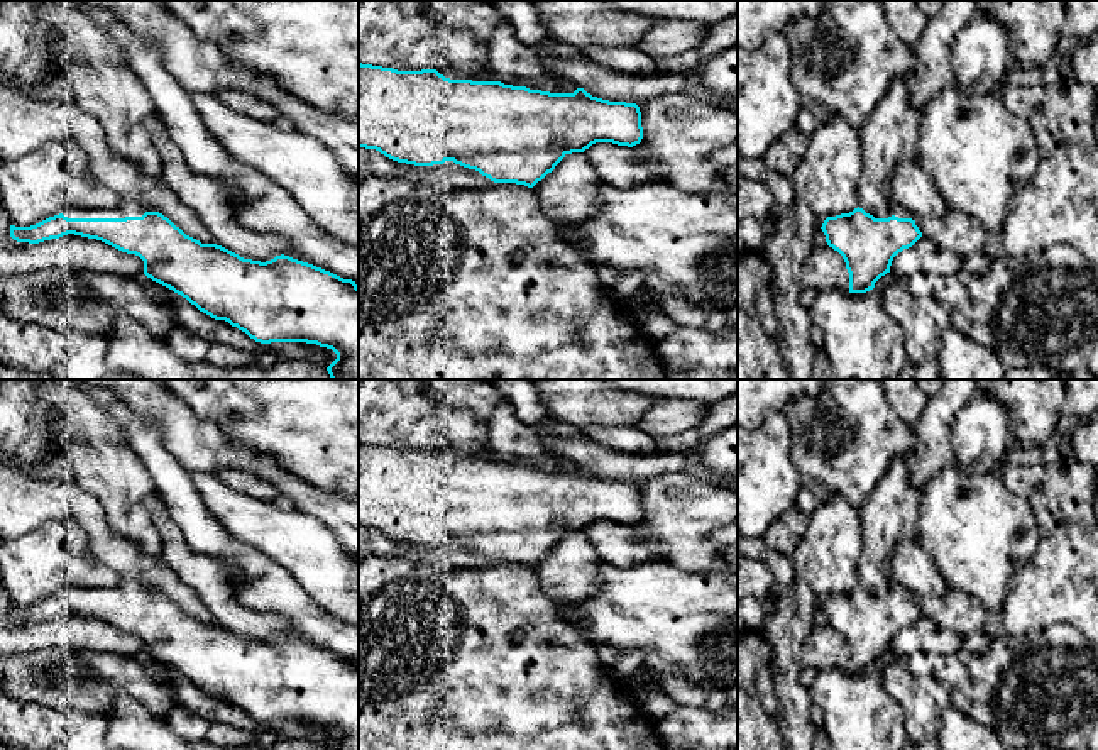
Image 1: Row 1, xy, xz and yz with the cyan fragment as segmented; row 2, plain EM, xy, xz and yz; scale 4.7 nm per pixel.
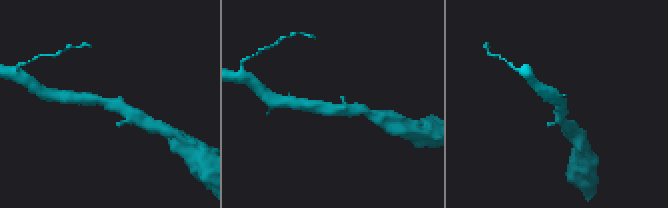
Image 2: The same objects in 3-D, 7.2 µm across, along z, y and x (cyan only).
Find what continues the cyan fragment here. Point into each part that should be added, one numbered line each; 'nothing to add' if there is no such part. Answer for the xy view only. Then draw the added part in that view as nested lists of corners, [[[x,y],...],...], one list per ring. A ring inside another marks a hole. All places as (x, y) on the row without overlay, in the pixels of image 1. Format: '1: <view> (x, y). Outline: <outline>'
1: xy (71, 591). Outline: [[[68,586],[64,587],[63,594],[68,598],[125,598],[125,596],[142,596],[145,587],[127,587],[127,586],[118,586],[118,587],[76,587],[76,586]]]

